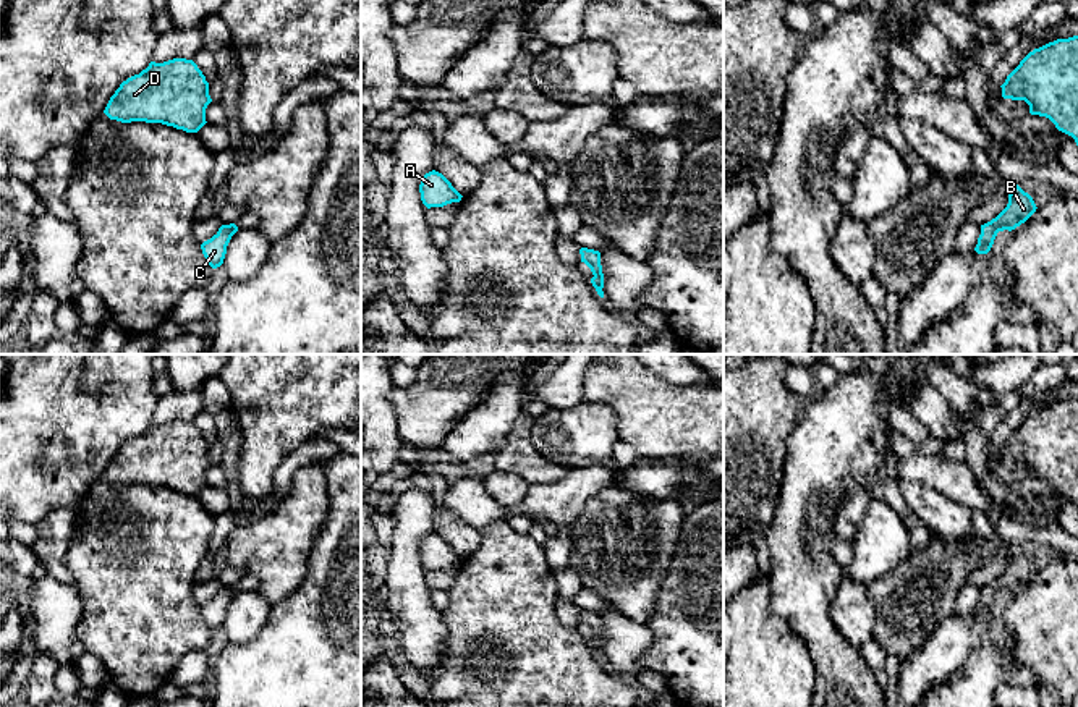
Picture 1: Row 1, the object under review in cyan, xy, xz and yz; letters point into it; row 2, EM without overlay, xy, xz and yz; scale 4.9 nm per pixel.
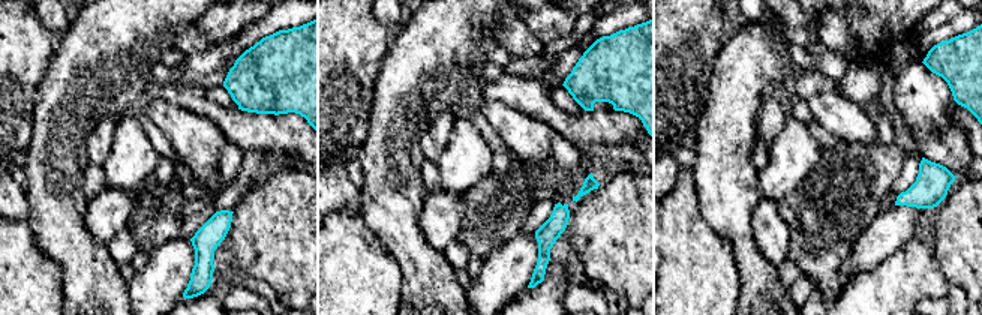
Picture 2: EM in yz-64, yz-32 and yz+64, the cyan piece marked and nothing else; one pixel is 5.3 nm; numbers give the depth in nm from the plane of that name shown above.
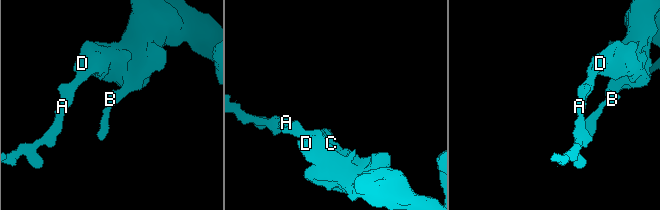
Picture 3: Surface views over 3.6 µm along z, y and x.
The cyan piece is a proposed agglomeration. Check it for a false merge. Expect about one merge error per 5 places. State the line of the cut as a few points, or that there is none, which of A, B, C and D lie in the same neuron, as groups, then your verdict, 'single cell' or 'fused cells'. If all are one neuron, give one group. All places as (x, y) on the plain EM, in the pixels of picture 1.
no cut | A B C D | single cell

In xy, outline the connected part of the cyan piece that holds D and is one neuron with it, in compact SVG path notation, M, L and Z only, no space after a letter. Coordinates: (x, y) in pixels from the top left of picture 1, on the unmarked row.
M193 422L151 424L146 432L123 443L104 476L121 485L162 485L197 495L212 464L209 445Z

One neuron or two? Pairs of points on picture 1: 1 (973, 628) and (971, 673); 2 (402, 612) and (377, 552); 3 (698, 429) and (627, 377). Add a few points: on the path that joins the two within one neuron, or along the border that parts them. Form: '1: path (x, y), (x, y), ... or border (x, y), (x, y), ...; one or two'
1: border (976, 646), (946, 680); two
2: border (389, 547), (389, 570), (384, 583); two
3: path (680, 421), (669, 419), (645, 395); one

